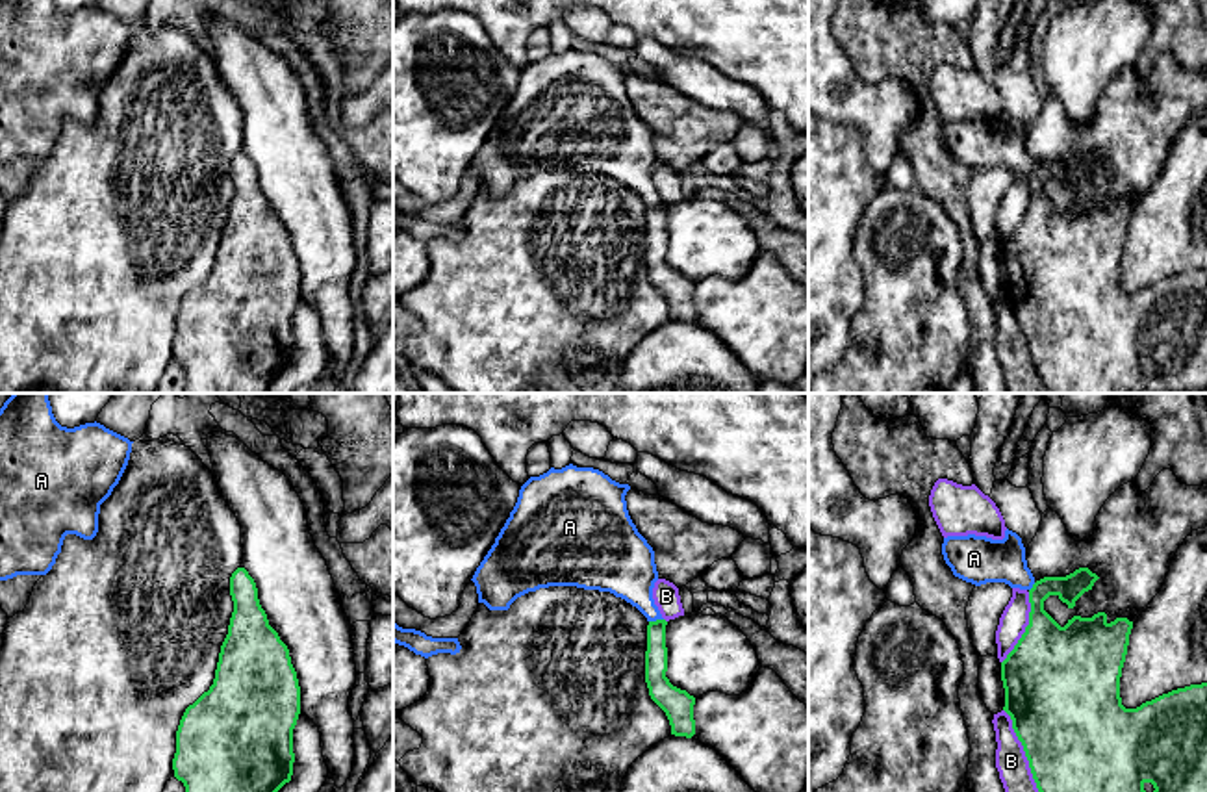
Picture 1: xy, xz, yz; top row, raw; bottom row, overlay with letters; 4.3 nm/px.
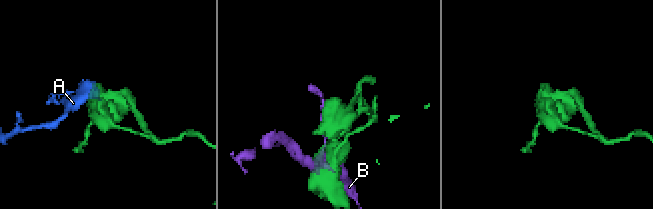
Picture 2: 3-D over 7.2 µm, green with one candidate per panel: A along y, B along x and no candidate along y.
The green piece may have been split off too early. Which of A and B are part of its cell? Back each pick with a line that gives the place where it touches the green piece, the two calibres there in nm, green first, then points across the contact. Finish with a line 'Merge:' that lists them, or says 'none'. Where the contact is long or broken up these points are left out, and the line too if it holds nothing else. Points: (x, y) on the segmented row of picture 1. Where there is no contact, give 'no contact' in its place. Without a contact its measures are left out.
Merge: none

